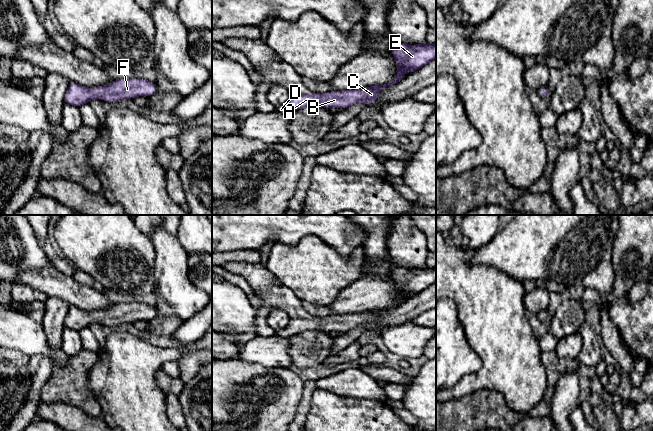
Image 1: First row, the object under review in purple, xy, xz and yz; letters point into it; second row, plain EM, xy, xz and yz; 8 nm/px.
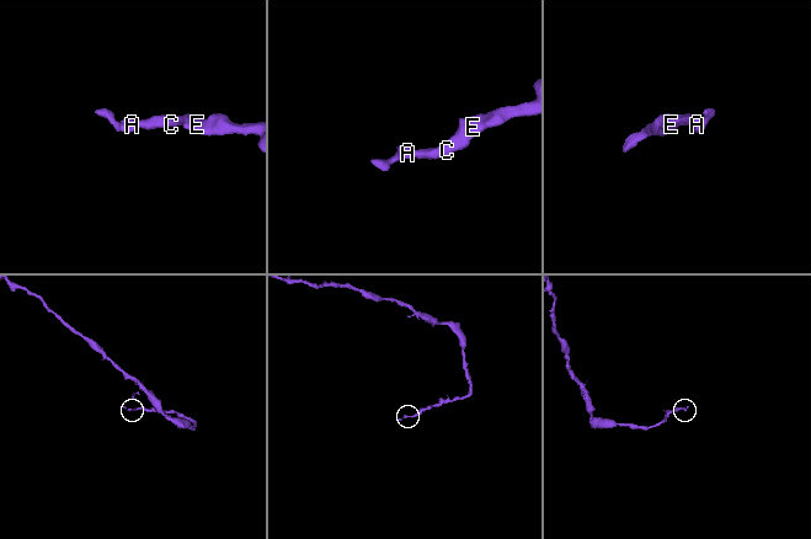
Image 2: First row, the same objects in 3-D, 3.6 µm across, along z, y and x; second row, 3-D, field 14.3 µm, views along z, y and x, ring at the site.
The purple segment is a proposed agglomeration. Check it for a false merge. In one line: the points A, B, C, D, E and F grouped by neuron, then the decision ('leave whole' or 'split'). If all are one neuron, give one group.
A B C D E F | leave whole

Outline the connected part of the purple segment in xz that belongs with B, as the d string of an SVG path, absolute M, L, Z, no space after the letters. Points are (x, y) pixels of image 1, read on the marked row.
M392 41L390 51L395 58L398 69L398 74L392 82L356 90L329 91L318 96L311 91L308 95L293 94L290 95L286 104L276 108L276 112L289 114L301 108L315 106L321 106L325 109L331 107L346 109L358 102L369 106L377 100L384 88L400 82L404 74L415 72L434 60L436 58L436 42L409 45Z

